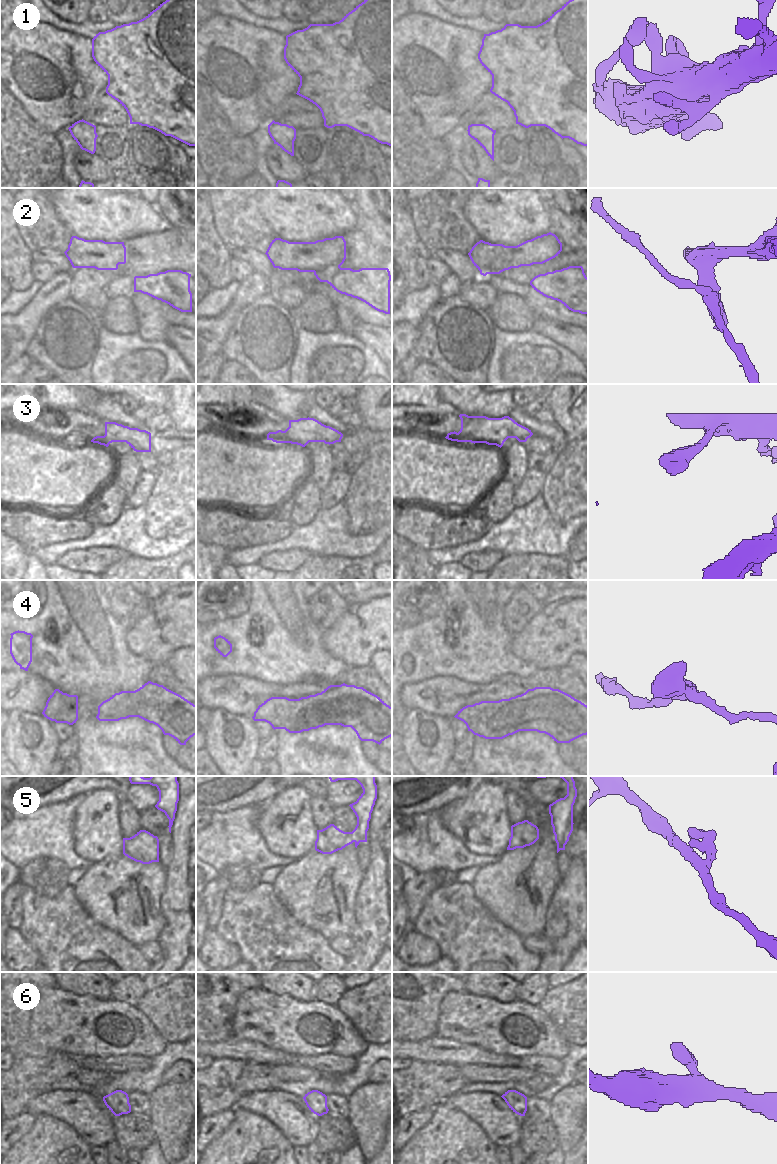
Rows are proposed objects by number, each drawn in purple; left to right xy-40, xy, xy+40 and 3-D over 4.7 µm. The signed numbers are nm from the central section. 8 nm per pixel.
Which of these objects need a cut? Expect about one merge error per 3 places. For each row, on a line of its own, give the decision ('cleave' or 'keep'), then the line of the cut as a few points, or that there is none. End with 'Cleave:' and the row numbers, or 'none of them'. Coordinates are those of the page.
1: keep; cut none
2: cleave; cut xy (339, 265), (329, 265), (320, 271), (314, 272)
3: keep; cut none
4: keep; cut none
5: keep; cut none
6: keep; cut none
Cleave: 2

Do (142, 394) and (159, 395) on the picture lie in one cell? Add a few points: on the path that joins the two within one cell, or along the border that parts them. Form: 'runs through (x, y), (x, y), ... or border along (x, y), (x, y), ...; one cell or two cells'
runs through (146, 394), (155, 395); one cell

